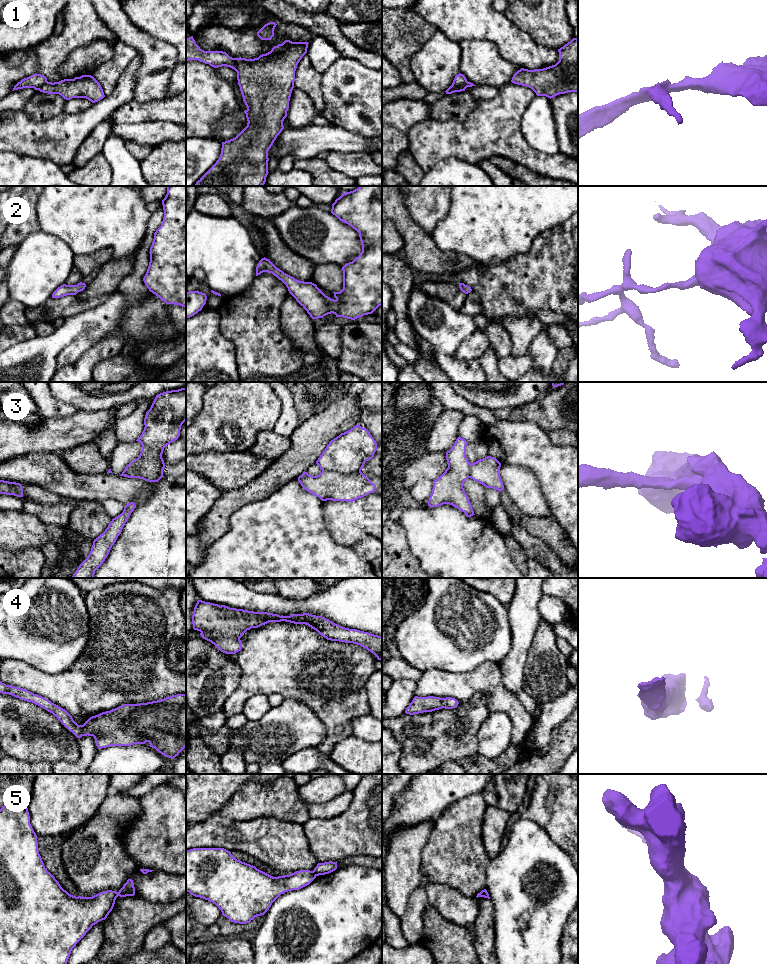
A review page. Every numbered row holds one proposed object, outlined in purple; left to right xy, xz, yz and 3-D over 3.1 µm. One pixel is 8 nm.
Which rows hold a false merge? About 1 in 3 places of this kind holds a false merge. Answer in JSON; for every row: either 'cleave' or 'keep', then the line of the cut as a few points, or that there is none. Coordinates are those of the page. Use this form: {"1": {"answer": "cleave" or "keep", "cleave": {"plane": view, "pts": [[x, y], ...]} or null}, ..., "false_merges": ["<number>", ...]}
{"1": {"answer": "cleave", "cleave": {"plane": "yz", "pts": [[467, 81], [461, 85], [452, 85]]}}, "2": {"answer": "keep", "cleave": null}, "3": {"answer": "cleave", "cleave": {"plane": "xz", "pts": [[322, 469], [344, 473], [360, 472]]}}, "4": {"answer": "keep", "cleave": null}, "5": {"answer": "cleave", "cleave": {"plane": "xz", "pts": [[313, 870], [316, 875]]}}, "false_merges": ["1", "3", "5"]}

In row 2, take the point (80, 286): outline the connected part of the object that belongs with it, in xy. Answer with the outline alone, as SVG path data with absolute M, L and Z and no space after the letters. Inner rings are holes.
M78 283L77 285L66 285L63 284L58 287L52 294L52 298L60 298L67 295L76 295L78 292L81 292L85 289L85 283Z

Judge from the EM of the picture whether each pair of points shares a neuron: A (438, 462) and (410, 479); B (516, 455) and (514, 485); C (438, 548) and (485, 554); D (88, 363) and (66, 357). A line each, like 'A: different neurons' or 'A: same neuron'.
A: same neuron
B: different neurons
C: same neuron
D: different neurons

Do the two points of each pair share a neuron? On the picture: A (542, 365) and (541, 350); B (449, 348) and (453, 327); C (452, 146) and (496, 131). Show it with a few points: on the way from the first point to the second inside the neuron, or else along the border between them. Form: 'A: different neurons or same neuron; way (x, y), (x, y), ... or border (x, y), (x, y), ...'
A: same neuron; way (542, 361), (542, 354)
B: same neuron; way (449, 343), (449, 332)
C: same neuron; way (463, 140), (473, 140), (485, 133)

